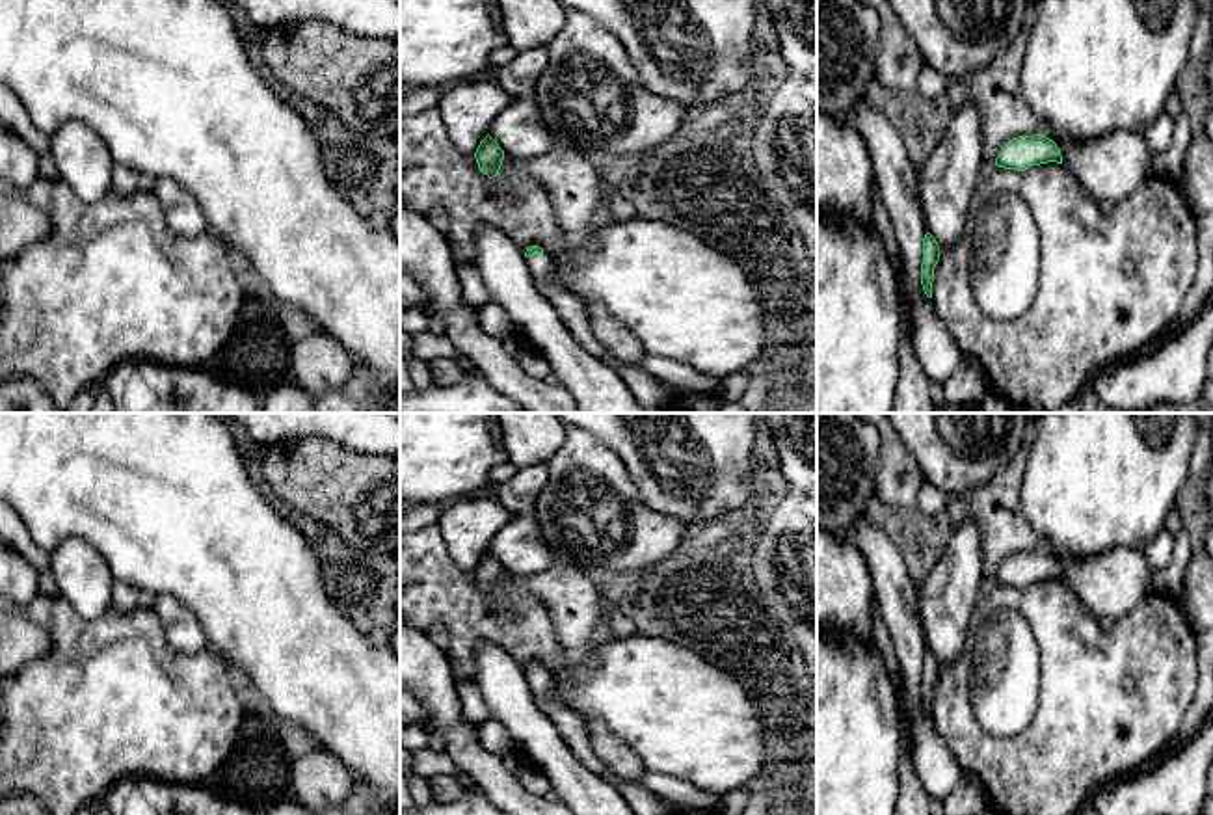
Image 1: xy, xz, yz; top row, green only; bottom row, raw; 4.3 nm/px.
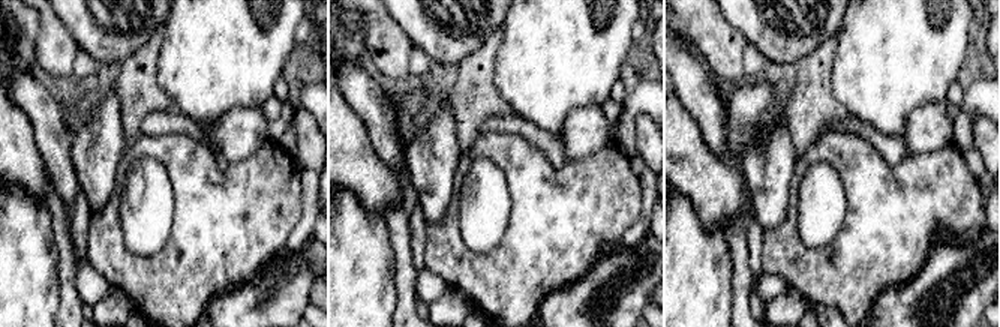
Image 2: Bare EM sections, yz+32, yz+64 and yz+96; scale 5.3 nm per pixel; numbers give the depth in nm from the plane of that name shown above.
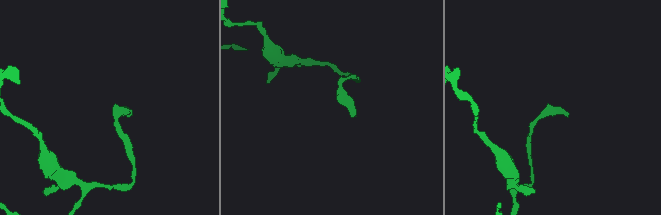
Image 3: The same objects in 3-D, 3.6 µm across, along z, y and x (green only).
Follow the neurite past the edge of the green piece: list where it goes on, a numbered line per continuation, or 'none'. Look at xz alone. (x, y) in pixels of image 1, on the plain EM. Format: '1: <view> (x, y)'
1: xz (572, 726)

